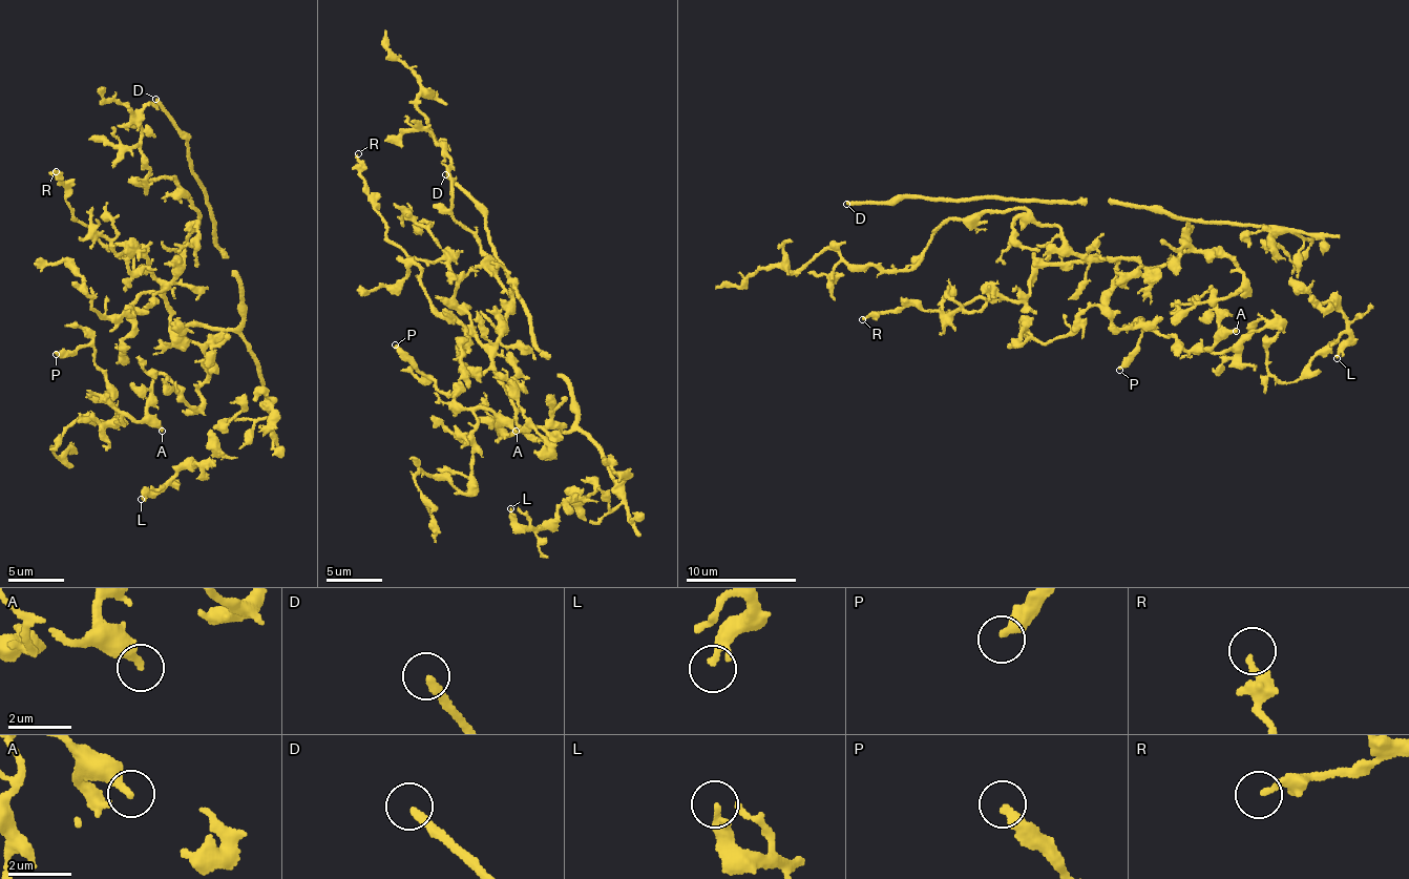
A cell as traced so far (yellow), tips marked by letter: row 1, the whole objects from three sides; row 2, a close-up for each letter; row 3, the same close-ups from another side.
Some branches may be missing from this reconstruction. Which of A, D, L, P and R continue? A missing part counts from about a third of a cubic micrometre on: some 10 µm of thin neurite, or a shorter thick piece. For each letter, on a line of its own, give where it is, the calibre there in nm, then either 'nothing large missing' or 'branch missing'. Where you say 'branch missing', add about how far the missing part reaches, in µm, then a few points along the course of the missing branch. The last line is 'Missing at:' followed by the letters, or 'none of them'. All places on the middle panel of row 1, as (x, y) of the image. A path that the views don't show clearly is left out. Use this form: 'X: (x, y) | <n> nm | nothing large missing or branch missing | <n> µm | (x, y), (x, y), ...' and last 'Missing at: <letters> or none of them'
A: (516, 431) | 280 nm | nothing large missing
D: (445, 174) | 240 nm | branch missing | 80 µm
L: (510, 508) | 240 nm | nothing large missing
P: (395, 344) | 360 nm | nothing large missing
R: (358, 153) | 200 nm | nothing large missing
Missing at: D

